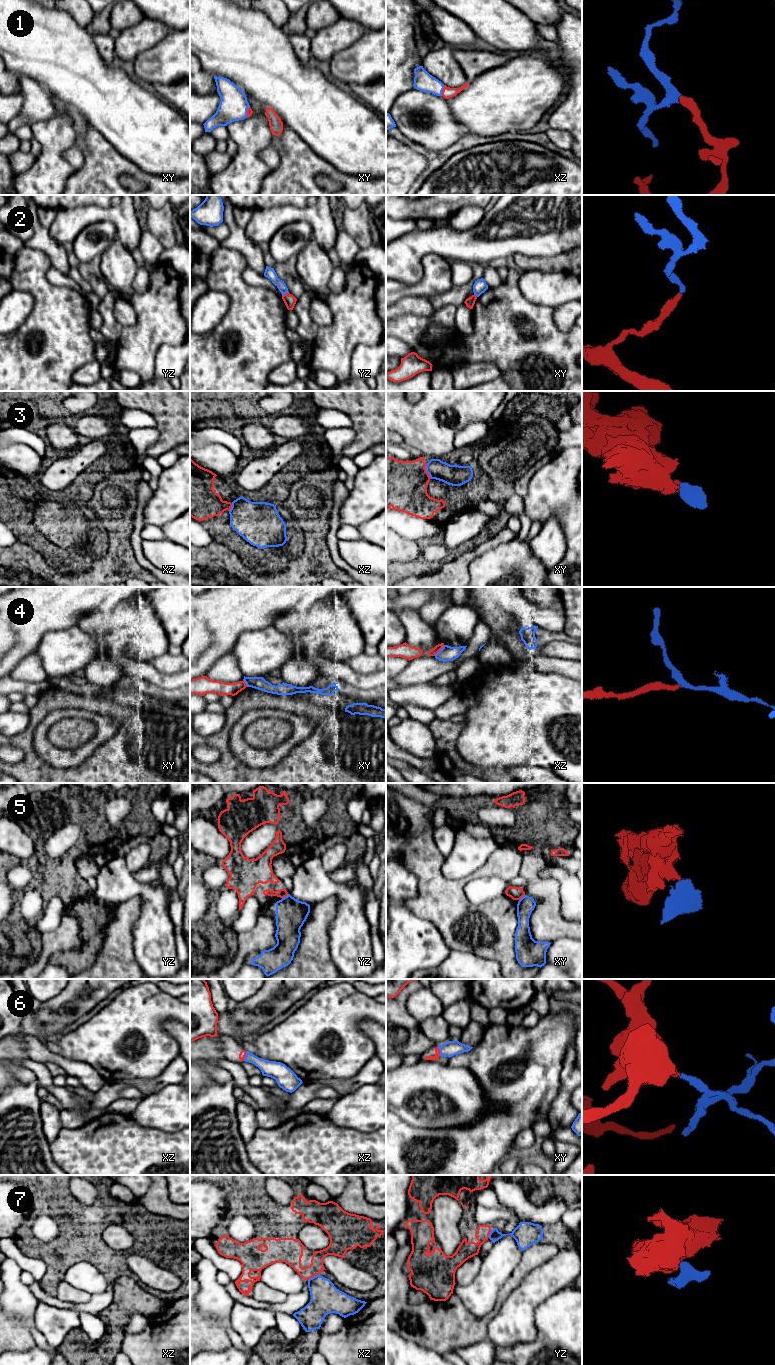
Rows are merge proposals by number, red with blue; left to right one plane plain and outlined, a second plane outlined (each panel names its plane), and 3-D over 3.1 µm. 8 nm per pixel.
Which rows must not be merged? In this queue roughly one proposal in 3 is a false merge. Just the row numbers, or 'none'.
2, 3, 5, 7

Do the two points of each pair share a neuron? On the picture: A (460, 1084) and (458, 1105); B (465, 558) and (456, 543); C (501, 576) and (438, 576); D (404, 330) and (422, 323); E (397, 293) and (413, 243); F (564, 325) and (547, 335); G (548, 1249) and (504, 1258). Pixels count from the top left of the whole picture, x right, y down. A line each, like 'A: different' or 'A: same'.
A: same
B: different
C: different
D: same
E: different
F: different
G: different

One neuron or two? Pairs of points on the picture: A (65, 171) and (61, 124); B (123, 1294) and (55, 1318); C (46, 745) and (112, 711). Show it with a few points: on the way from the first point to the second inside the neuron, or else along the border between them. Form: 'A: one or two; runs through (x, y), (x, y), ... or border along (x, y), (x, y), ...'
A: one; runs through (58, 159), (58, 136)
B: two; border along (114, 1292), (114, 1300), (97, 1313)
C: two; border along (81, 709), (112, 717), (118, 724), (116, 733)

